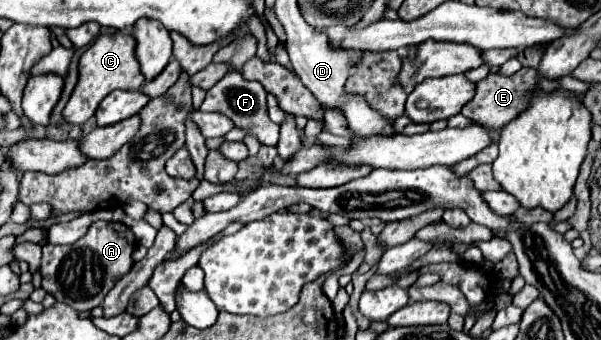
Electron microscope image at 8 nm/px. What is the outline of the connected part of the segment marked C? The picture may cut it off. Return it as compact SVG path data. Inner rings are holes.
M118 31L112 35L98 35L96 41L82 53L78 63L78 83L62 111L62 117L68 123L74 123L74 125L86 123L94 115L100 101L114 89L136 91L142 87L144 75L140 71L140 63L134 57L134 47L136 47L134 37Z

